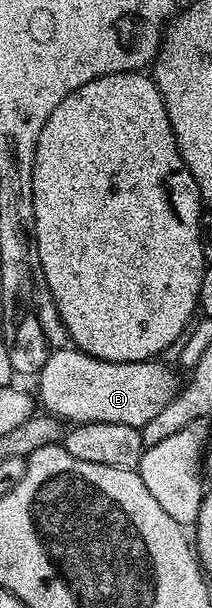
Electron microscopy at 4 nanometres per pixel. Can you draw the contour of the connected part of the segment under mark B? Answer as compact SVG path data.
M75 347L55 349L46 359L46 363L40 368L38 380L40 380L40 395L38 401L43 412L59 417L61 422L75 423L126 423L126 427L143 429L170 399L174 399L182 388L181 378L176 378L176 373L168 365L163 365L163 360L131 361L130 363L114 363L103 361L97 357L91 357Z

